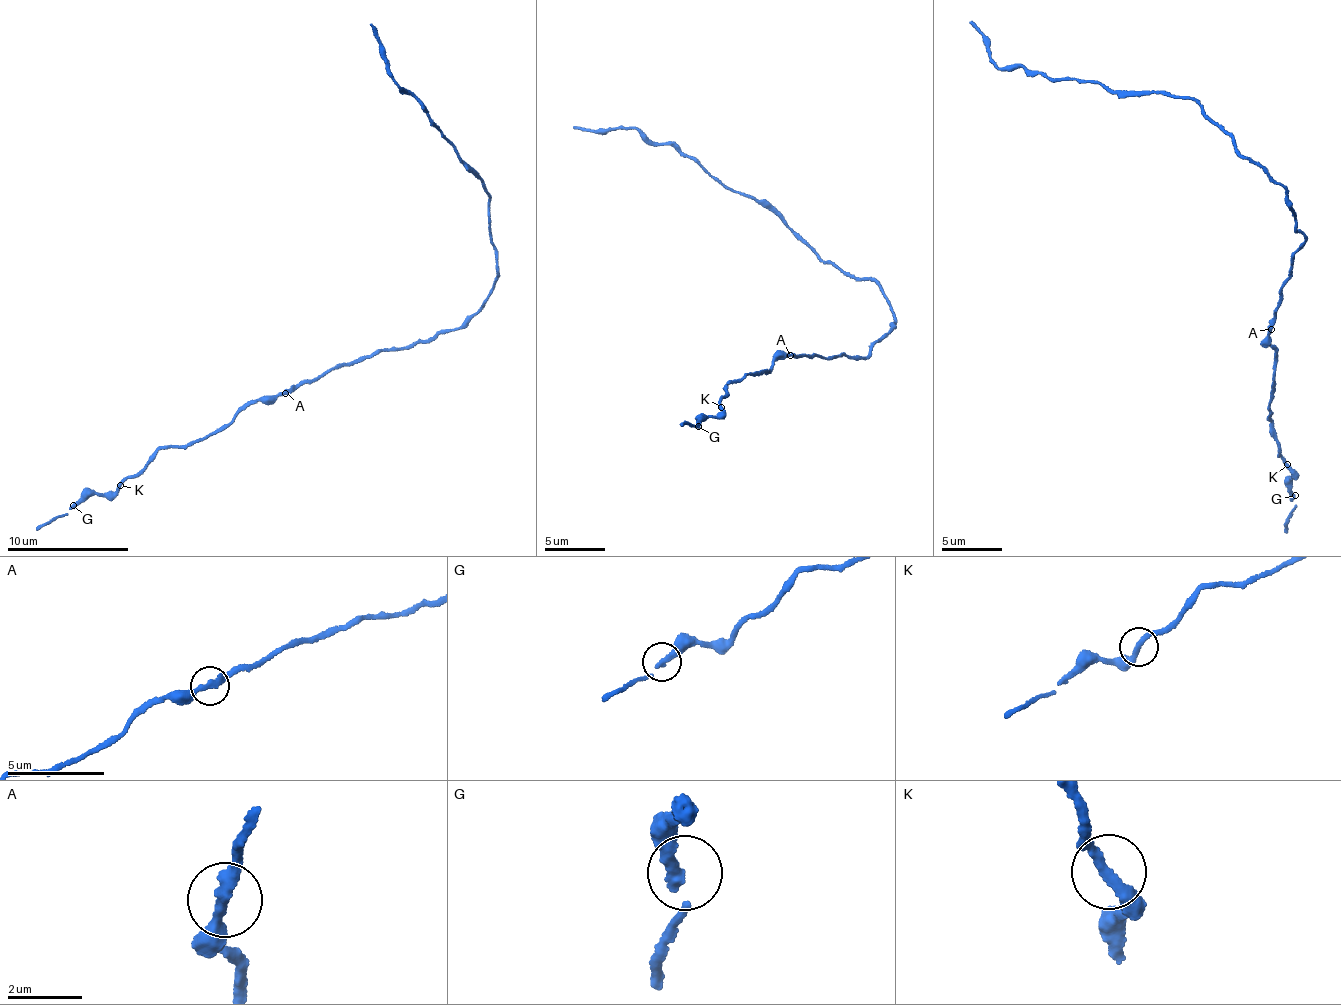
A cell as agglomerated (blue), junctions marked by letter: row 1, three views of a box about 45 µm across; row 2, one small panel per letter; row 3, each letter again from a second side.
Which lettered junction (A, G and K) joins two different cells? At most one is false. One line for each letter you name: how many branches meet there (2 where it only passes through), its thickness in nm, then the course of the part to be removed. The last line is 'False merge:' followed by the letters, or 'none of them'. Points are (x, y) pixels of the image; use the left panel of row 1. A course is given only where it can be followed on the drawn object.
False merge: none of them

